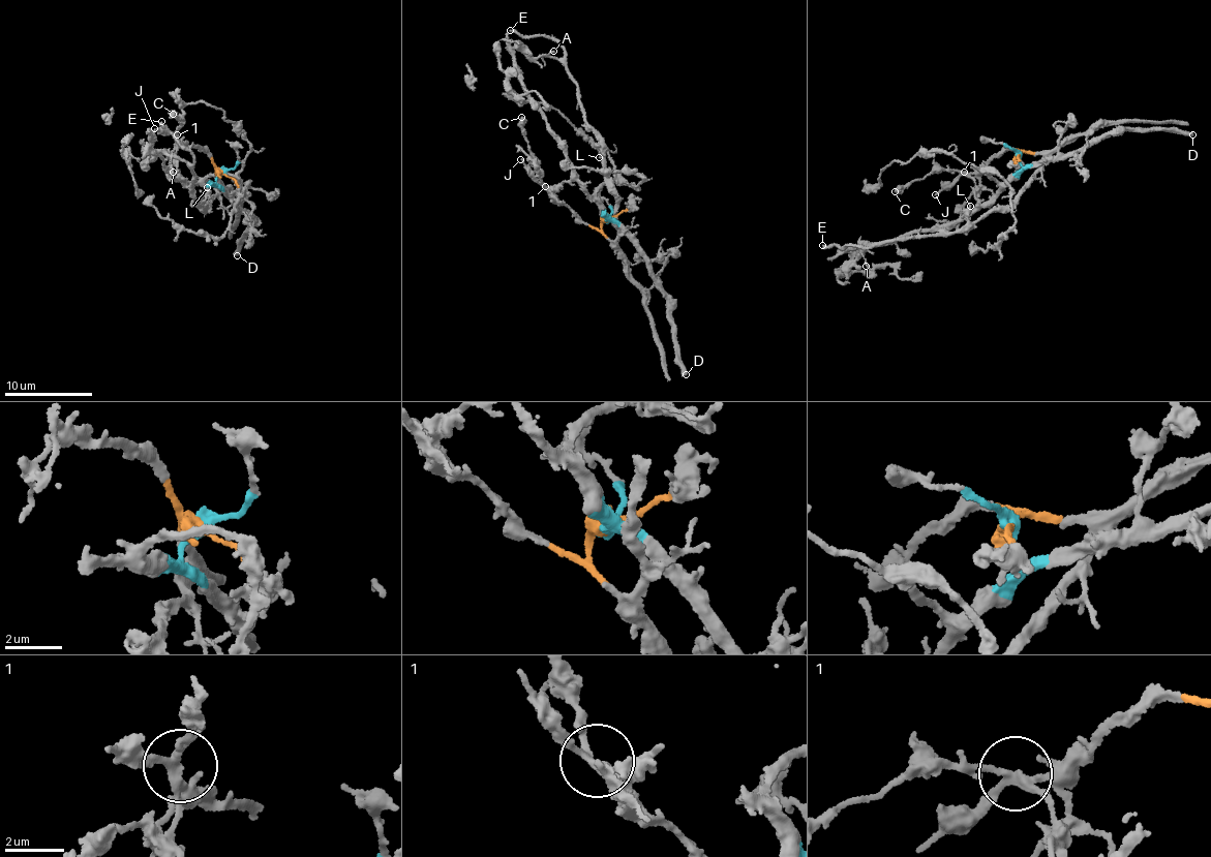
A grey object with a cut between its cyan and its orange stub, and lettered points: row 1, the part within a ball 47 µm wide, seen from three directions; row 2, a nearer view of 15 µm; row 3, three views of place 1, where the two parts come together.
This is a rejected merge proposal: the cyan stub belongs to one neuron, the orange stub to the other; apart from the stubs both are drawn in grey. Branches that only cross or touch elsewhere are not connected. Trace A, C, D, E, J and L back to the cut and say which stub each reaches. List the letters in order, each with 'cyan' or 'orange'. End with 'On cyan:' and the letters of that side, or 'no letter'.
A: orange
C: orange
D: cyan
E: orange
J: cyan
L: orange
On cyan: D, J

